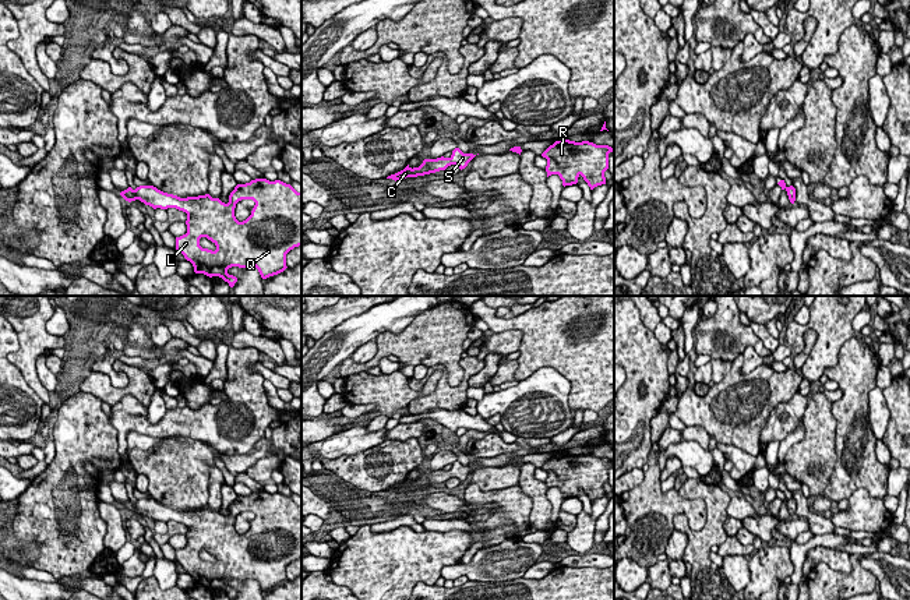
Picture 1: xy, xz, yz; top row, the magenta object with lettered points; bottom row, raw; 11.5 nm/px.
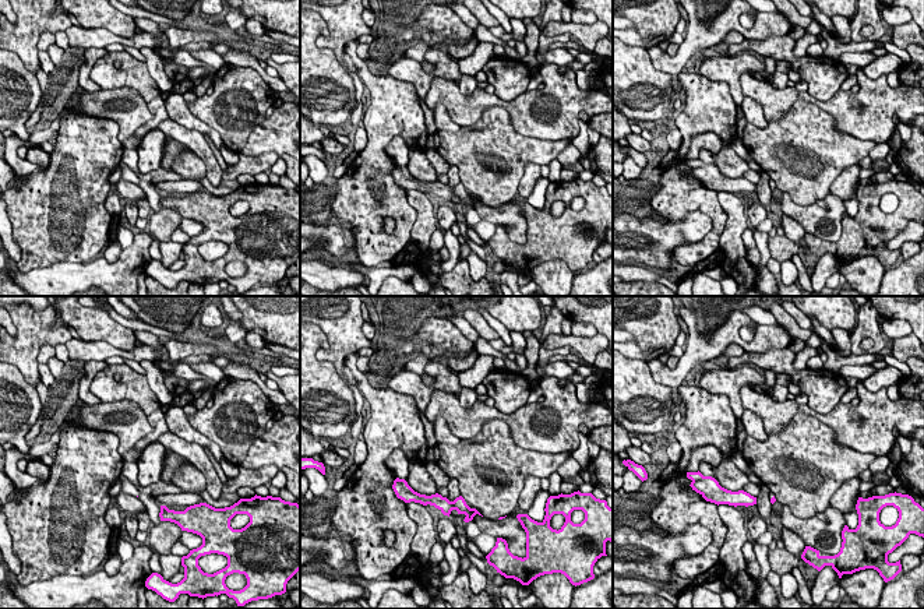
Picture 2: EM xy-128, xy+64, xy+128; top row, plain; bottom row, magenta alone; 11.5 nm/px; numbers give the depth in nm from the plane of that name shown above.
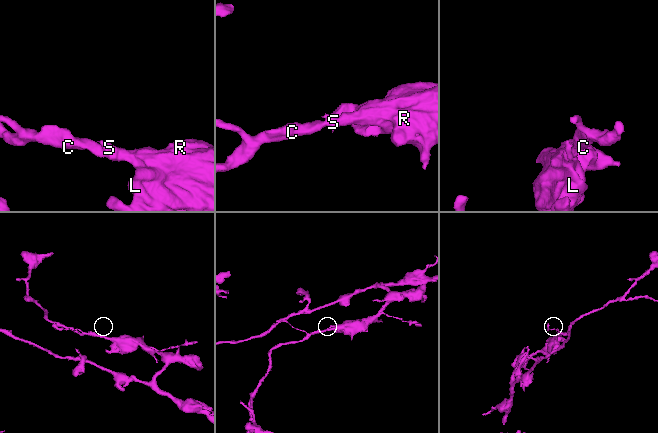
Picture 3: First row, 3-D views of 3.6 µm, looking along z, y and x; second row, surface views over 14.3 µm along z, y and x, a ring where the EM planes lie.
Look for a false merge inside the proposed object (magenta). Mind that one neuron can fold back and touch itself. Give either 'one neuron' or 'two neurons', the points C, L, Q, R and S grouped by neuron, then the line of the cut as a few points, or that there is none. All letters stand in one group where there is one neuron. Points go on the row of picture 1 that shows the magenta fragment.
one neuron; C L Q R S; no cut

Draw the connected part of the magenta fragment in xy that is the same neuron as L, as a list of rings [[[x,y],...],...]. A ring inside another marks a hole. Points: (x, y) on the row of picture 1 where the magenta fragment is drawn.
[[[255,179],[246,184],[237,184],[230,193],[228,204],[219,198],[212,198],[209,194],[180,198],[154,186],[140,186],[135,190],[128,187],[120,195],[128,202],[140,200],[154,209],[176,208],[186,212],[187,233],[176,237],[176,250],[193,264],[195,273],[204,273],[209,278],[219,276],[230,287],[234,286],[237,278],[228,273],[229,268],[255,267],[261,278],[267,279],[283,272],[288,268],[286,254],[301,246],[301,193],[281,180]],[[241,200],[253,200],[255,205],[251,215],[246,220],[239,222],[234,216],[234,208]],[[201,237],[211,240],[216,250],[202,248],[200,246]]]

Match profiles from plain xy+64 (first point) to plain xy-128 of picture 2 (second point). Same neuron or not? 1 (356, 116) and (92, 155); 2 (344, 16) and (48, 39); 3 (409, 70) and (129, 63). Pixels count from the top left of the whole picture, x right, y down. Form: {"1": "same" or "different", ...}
{"1": "different", "2": "different", "3": "same"}

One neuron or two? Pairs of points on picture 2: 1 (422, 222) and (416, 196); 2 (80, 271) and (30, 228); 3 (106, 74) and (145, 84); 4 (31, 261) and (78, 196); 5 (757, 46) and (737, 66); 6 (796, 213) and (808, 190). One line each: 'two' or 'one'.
1: one
2: two
3: one
4: one
5: two
6: two

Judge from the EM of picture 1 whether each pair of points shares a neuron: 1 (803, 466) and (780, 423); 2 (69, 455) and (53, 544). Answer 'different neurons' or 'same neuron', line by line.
1: different neurons
2: same neuron

